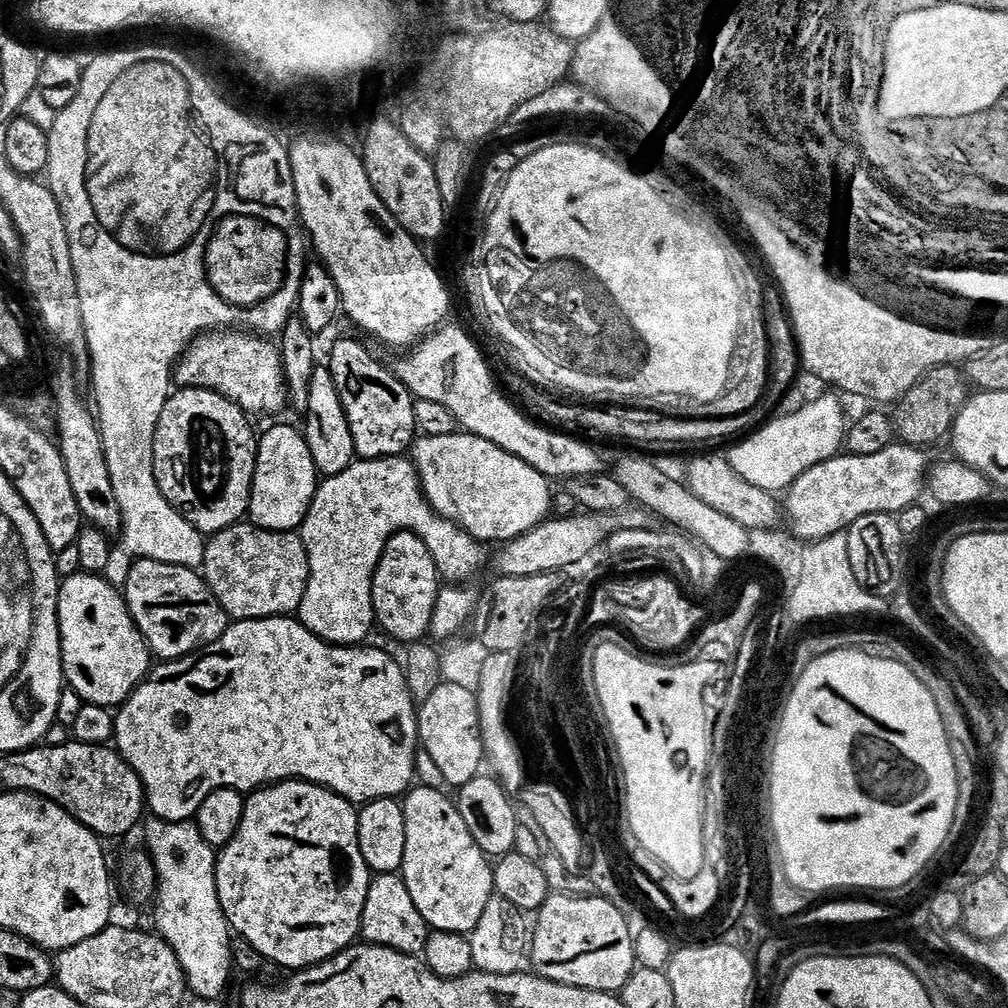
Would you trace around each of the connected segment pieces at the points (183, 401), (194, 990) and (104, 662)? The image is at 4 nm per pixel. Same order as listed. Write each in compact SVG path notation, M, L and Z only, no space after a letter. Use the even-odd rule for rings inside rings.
M180 388L173 391L162 410L162 418L158 418L158 426L154 434L154 474L156 475L156 481L164 497L202 533L215 534L221 532L230 526L241 523L248 516L250 494L252 493L252 483L254 482L254 470L256 469L256 446L258 443L258 432L252 429L251 423L253 424L253 421L248 413L244 412L234 402L230 402L222 394L211 392L210 390L202 390L201 388Z
M155 818L149 819L149 824L143 825L144 828L144 840L148 843L146 846L146 852L151 857L153 862L153 868L156 871L156 894L154 899L154 907L156 906L156 928L163 940L170 945L174 950L174 954L178 958L178 962L182 966L184 971L184 981L188 983L188 992L191 995L196 995L200 1000L216 1000L224 991L228 988L228 979L231 978L232 972L234 973L234 965L232 962L232 942L234 939L234 933L228 926L228 919L226 914L222 910L222 902L218 898L218 882L216 881L216 857L218 855L217 849L212 848L206 842L206 838L202 838L200 828L194 822L186 820L157 820Z
M100 574L65 575L60 586L58 598L58 622L62 634L62 662L67 687L77 692L85 705L93 704L109 710L119 709L132 696L137 686L147 678L154 667L151 648L138 630L128 609L121 589L114 587Z

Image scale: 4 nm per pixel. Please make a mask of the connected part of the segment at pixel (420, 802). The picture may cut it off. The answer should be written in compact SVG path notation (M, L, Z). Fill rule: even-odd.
M413 787L403 797L402 803L406 818L406 854L402 875L406 890L410 890L410 898L414 898L414 906L418 906L418 914L426 918L429 929L438 932L472 933L486 909L486 902L494 895L493 865L489 857L485 856L478 842L474 842L470 830L466 830L466 822L462 822L460 809L438 789Z

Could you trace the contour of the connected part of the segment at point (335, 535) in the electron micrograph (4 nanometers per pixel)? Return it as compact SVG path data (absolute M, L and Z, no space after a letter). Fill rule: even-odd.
M407 455L377 460L357 459L346 470L342 470L342 474L321 479L314 494L314 502L310 502L310 510L300 523L298 531L306 546L310 566L306 594L302 598L298 619L306 626L306 630L310 630L318 639L337 646L363 645L372 628L374 632L372 579L382 558L382 550L386 550L386 542L390 542L394 534L412 532L422 538L441 577L448 582L468 582L468 579L490 560L490 552L488 556L487 550L484 549L487 547L481 541L475 540L459 524L440 516L428 505L424 488L420 485L420 475L416 473L416 465Z

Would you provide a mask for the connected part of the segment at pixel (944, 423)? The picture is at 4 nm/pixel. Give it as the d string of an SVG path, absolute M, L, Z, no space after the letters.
M945 365L927 372L922 380L905 393L892 412L893 429L901 443L912 447L930 448L951 433L956 416L970 398L970 390L964 374L955 365Z

